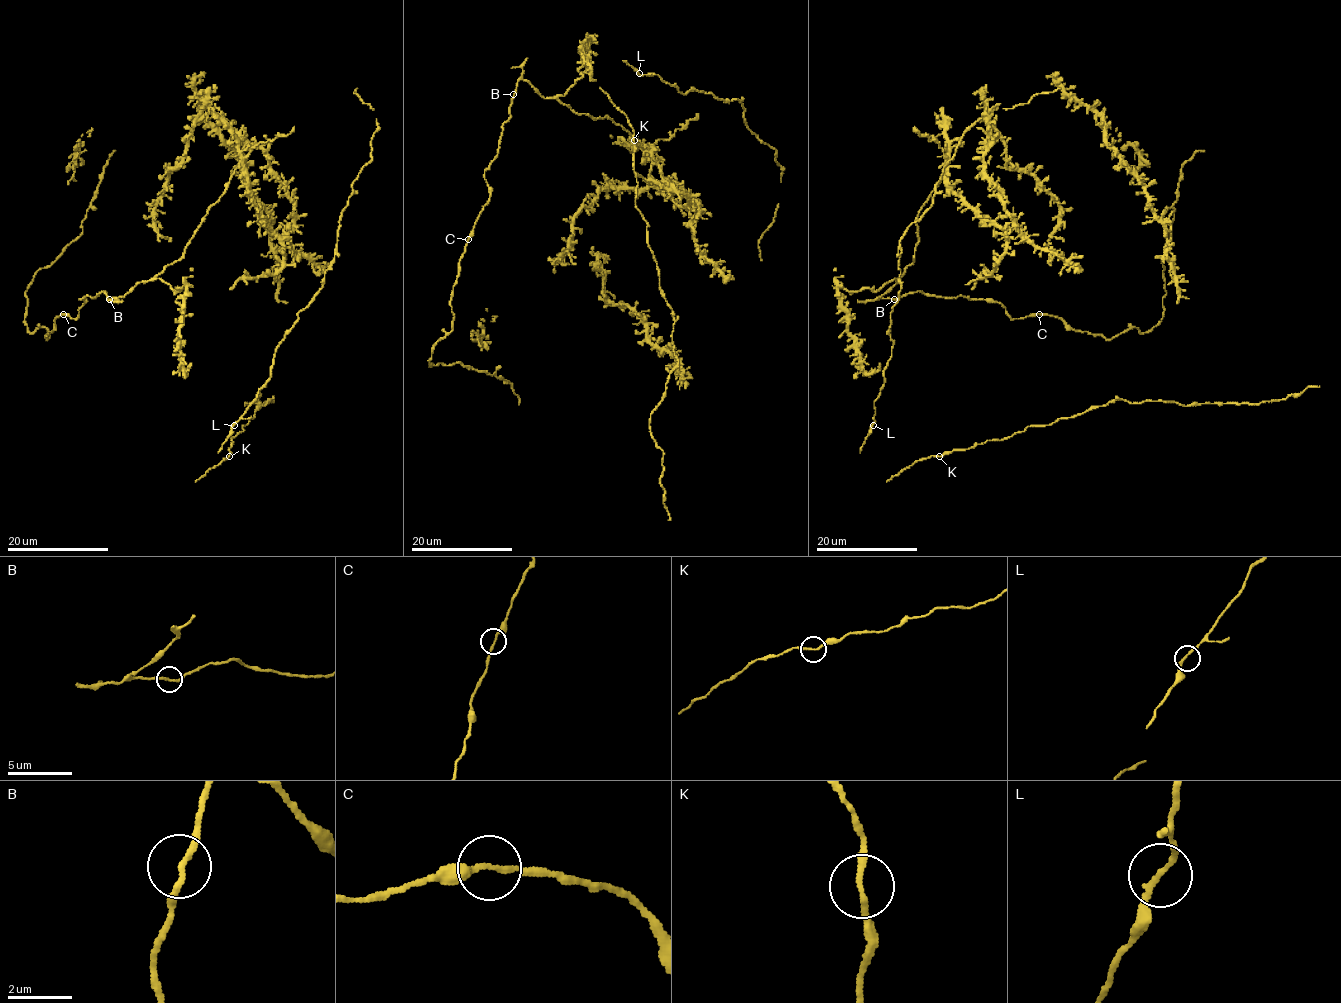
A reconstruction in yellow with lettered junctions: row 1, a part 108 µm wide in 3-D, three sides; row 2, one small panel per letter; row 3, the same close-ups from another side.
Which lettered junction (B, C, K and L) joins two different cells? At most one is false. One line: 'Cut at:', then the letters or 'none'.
Cut at: none

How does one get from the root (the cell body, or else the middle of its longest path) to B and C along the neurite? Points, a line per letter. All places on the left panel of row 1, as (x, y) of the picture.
B: (160, 273), (148, 281), (138, 282), (123, 296), (109, 298)
C: (160, 273), (123, 296), (109, 298), (102, 291), (83, 297), (75, 319), (64, 314)

